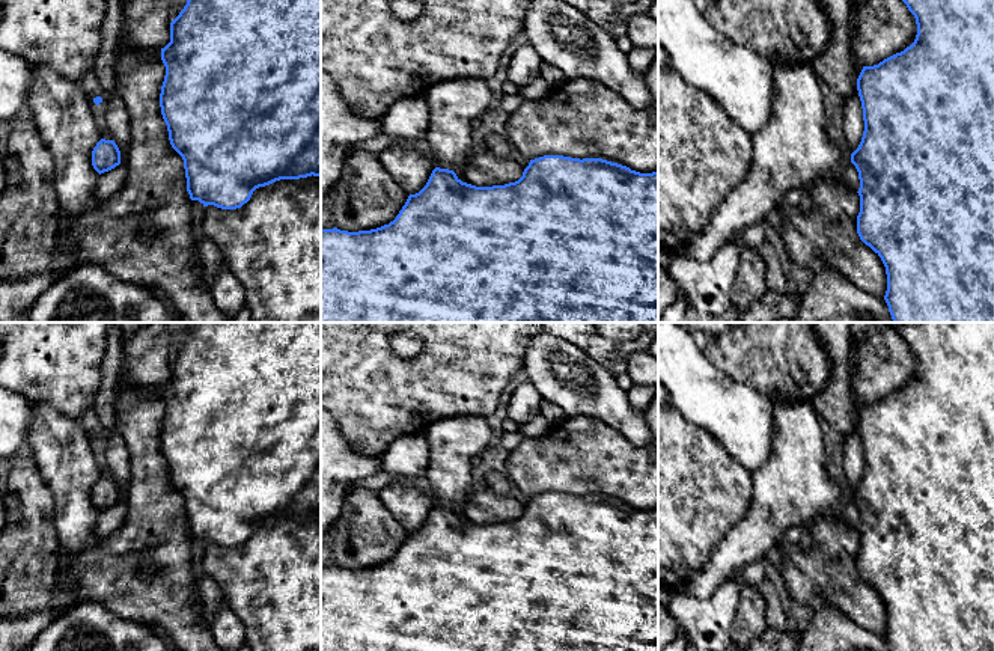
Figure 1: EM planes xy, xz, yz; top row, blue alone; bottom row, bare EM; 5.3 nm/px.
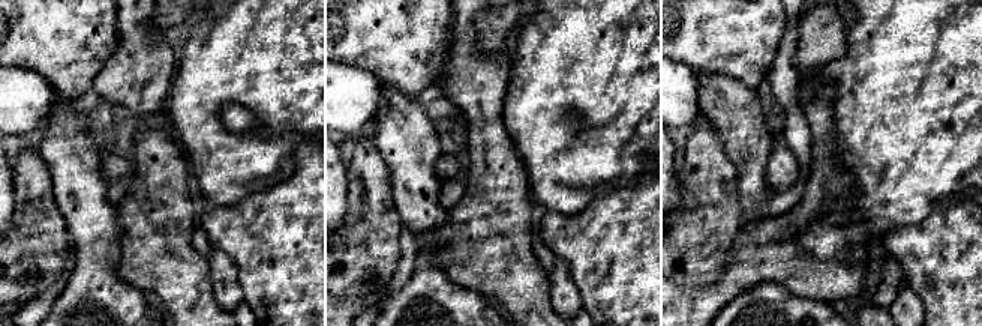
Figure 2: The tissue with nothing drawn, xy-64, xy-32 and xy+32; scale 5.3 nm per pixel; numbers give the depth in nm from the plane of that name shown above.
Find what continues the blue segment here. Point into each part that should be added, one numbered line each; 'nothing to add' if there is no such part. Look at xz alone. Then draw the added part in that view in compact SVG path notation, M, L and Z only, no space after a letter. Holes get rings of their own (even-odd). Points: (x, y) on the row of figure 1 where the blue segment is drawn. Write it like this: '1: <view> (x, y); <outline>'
1: xz (454, 104); M456 77L444 80L425 92L429 108L429 128L426 142L429 143L431 157L437 167L456 172L462 169L468 157L473 154L473 128L474 119L480 118L491 105L494 93L485 78L480 77Z

